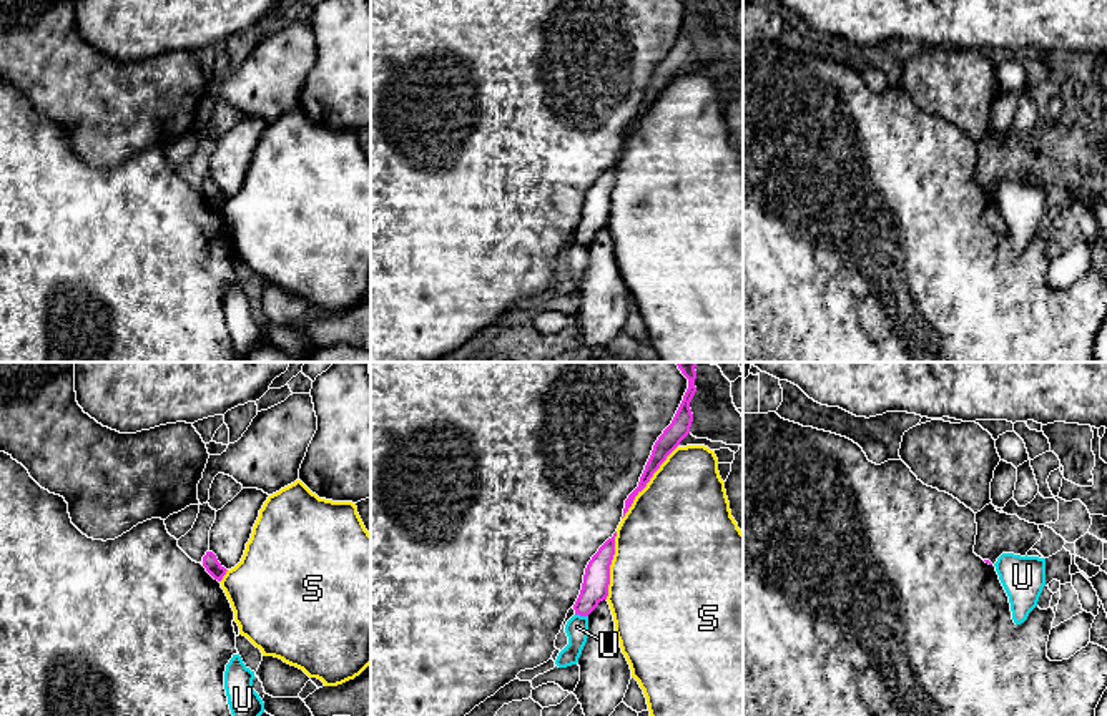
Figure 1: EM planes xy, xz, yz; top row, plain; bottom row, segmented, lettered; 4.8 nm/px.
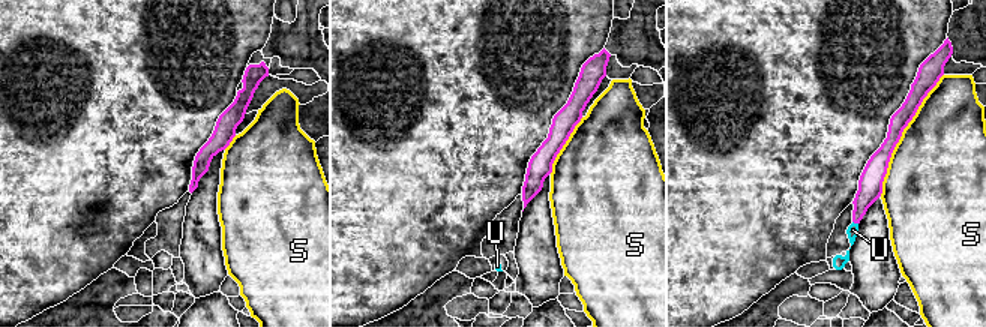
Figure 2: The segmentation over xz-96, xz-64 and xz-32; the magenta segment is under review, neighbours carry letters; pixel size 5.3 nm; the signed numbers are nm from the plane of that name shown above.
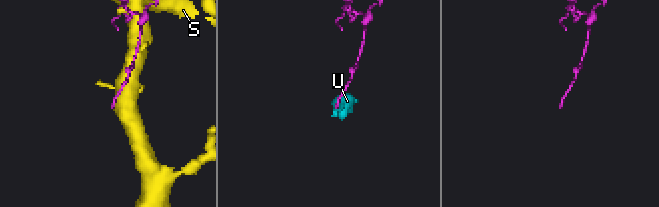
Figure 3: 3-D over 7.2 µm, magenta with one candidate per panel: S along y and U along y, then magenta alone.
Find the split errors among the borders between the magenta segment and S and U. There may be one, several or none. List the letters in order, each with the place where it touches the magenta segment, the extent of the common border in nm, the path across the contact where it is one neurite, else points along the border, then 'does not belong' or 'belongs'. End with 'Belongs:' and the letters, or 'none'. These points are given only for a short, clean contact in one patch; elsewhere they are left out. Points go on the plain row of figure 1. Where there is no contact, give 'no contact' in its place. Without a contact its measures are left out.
S: contact xz (649, 108); length 440 nm; does not belong
U: contact xz (582, 243); length 70 nm; border xz (575, 241), (587, 245); does not belong
Belongs: none

